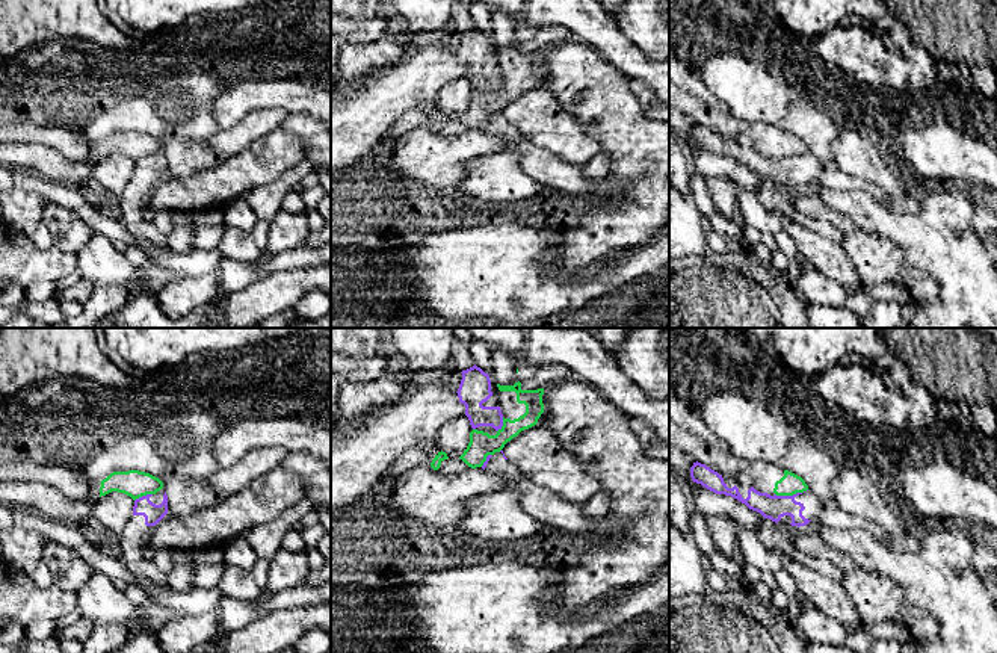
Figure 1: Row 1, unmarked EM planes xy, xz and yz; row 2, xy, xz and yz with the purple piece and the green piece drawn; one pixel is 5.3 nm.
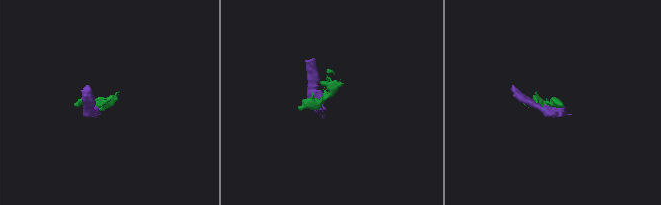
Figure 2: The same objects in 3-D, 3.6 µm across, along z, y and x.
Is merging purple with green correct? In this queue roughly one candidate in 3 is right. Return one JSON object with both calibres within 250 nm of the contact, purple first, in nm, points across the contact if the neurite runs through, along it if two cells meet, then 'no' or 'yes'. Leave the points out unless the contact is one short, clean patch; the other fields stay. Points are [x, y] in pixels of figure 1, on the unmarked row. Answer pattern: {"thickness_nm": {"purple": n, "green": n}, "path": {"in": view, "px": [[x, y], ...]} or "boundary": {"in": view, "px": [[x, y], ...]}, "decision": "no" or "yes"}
{"thickness_nm": {"purple": 130, "green": 120}, "boundary": {"in": "yz", "px": [[807, 150], [792, 156], [775, 156]]}, "decision": "no"}

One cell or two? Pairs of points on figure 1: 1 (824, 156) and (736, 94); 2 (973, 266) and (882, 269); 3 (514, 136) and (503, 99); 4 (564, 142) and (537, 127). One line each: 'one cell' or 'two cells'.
1: one cell
2: two cells
3: two cells
4: one cell

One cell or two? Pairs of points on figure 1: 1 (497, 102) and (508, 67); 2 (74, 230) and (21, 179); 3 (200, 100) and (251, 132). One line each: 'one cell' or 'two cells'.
1: one cell
2: one cell
3: two cells

